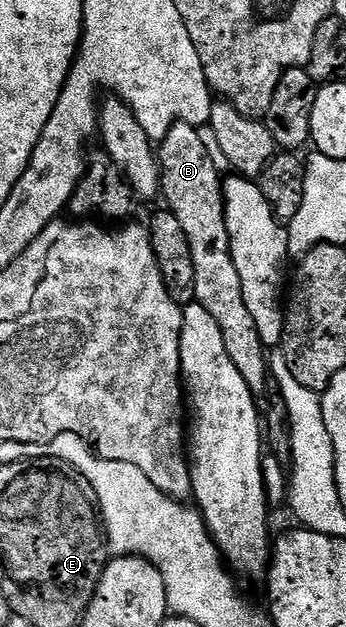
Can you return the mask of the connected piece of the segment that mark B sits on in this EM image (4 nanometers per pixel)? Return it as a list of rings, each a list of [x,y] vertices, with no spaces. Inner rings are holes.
[[[176,122],[171,132],[167,132],[167,136],[159,143],[159,161],[164,205],[178,218],[187,236],[187,244],[191,244],[191,260],[195,263],[195,301],[207,308],[215,324],[219,324],[227,356],[231,356],[235,368],[239,368],[239,376],[247,380],[247,388],[251,388],[254,396],[264,395],[265,385],[271,382],[269,358],[263,340],[259,340],[255,319],[251,317],[251,312],[247,312],[247,304],[243,301],[243,284],[231,256],[223,174],[216,170],[207,156],[199,140],[197,127],[186,122]]]

